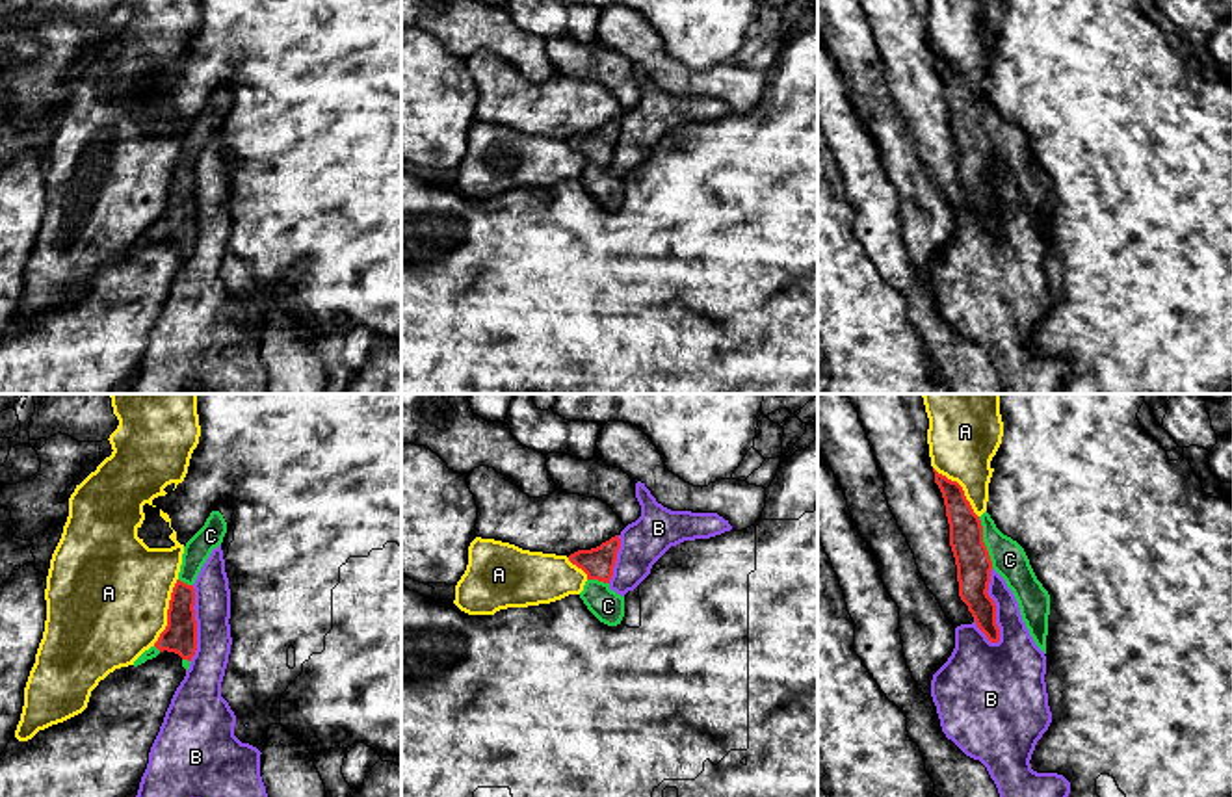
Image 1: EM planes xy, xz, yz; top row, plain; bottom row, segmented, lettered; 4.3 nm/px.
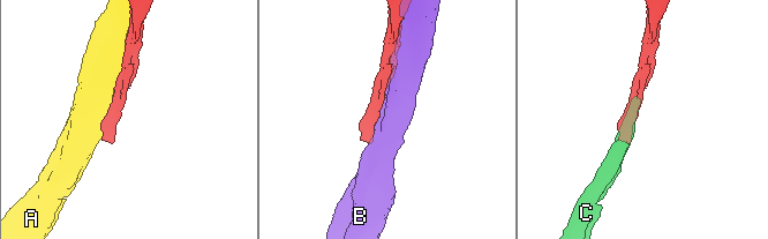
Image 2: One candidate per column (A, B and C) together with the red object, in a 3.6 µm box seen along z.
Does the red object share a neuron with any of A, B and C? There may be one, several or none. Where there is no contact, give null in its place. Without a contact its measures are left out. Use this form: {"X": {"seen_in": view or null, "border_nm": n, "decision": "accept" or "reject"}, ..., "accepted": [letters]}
{"A": {"seen_in": "xy", "border_nm": 320, "decision": "reject"}, "B": {"seen_in": "yz", "border_nm": 320, "decision": "reject"}, "C": {"seen_in": "yz", "border_nm": 240, "decision": "accept"}, "accepted": ["C"]}

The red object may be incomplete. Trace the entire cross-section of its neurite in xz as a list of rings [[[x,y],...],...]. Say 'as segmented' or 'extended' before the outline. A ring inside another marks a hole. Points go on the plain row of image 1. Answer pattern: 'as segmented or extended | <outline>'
extended | [[[615,119],[596,132],[578,134],[569,139],[569,145],[587,158],[580,182],[608,210],[621,208],[624,201],[624,180],[609,173],[619,132],[621,123]]]

